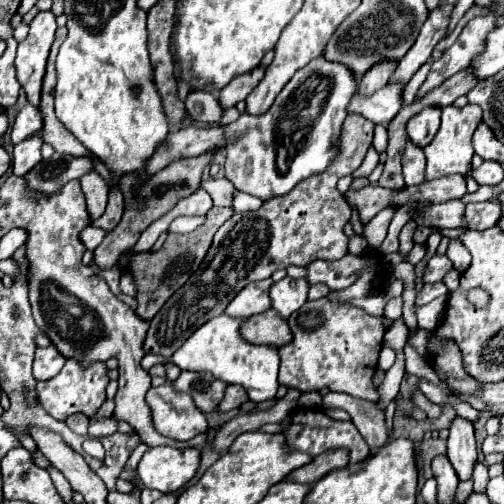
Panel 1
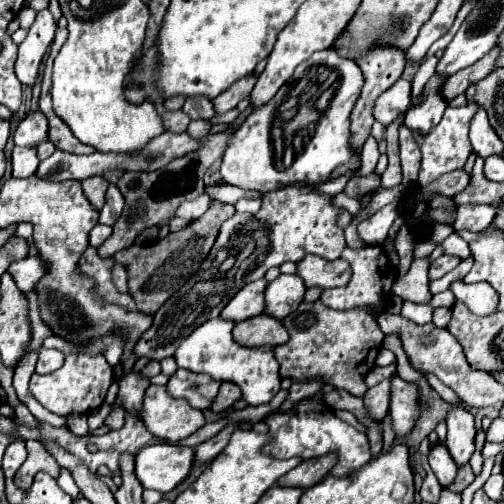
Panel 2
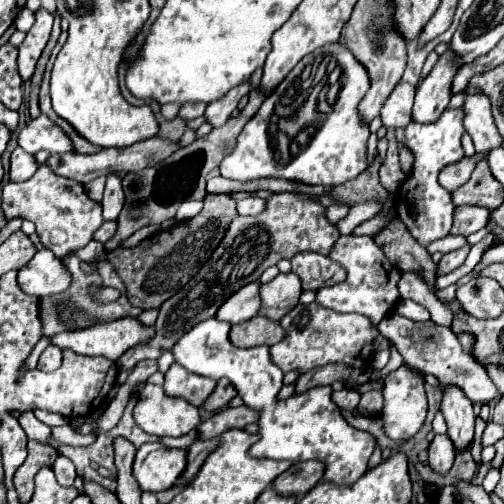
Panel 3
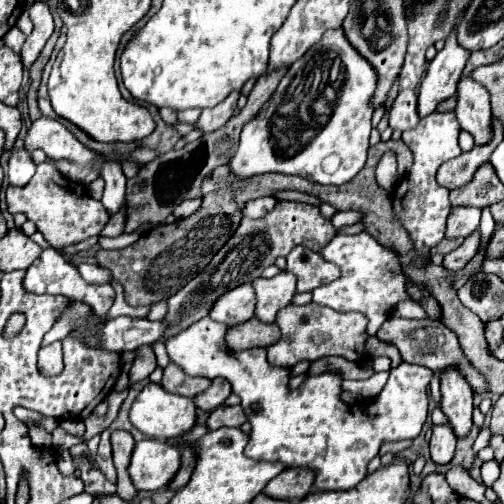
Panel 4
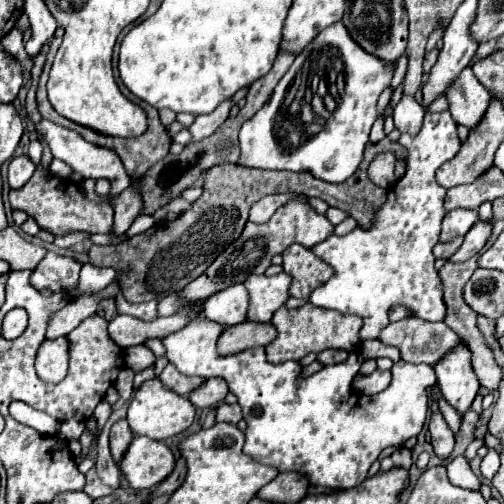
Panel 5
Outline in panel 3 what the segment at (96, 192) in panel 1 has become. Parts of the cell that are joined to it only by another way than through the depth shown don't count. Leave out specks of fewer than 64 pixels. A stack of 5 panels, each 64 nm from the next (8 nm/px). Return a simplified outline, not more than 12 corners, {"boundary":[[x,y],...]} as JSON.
{"boundary":[[96,178],[86,192],[96,202],[102,200],[106,178]]}

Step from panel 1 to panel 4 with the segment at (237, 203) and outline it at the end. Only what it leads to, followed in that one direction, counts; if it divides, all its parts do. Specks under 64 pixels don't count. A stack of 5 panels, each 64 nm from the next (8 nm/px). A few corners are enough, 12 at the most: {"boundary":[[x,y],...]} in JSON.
{"boundary":[[274,196],[252,200],[244,208],[248,218],[264,218],[274,204]]}

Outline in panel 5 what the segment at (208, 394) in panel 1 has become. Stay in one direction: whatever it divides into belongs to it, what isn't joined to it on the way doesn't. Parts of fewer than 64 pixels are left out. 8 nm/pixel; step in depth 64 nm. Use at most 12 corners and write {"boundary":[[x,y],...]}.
{"boundary":[[168,364],[158,378],[166,388],[188,396],[204,382]]}

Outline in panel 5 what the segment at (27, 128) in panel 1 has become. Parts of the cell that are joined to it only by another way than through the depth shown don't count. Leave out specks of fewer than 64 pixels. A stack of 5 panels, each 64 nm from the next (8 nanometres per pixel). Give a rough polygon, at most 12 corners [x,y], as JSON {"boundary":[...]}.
{"boundary":[[42,120],[52,156],[84,178],[108,178],[110,194],[132,182],[120,156]]}

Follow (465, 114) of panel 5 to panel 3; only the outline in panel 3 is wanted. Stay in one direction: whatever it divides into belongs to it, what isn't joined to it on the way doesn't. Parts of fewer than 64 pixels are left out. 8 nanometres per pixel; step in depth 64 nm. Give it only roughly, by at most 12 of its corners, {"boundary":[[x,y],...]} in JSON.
{"boundary":[[464,90],[464,128],[476,152],[502,144],[484,92]]}

